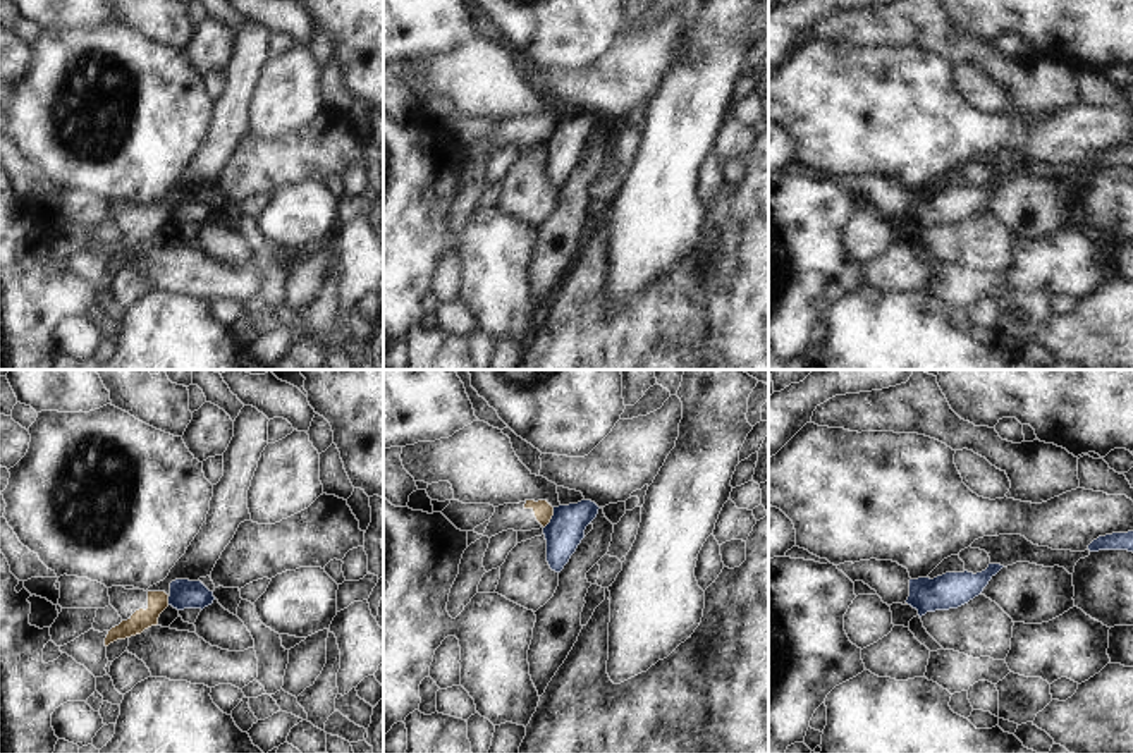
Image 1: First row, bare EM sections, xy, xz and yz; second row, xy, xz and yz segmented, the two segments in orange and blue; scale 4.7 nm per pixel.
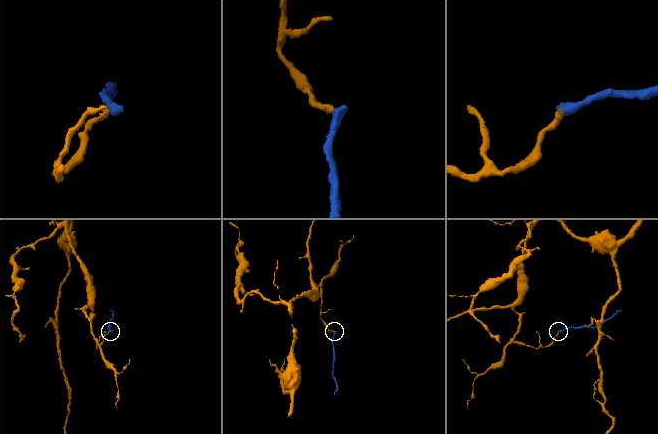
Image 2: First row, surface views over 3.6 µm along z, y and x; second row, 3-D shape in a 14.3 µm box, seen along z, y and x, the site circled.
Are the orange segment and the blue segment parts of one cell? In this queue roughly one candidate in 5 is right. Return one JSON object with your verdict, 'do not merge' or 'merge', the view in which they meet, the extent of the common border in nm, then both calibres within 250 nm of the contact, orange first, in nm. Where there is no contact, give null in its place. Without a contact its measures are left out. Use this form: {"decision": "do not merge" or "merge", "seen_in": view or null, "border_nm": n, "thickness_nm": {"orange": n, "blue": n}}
{"decision": "do not merge", "seen_in": "xz", "border_nm": 120, "thickness_nm": {"orange": 90, "blue": 170}}

